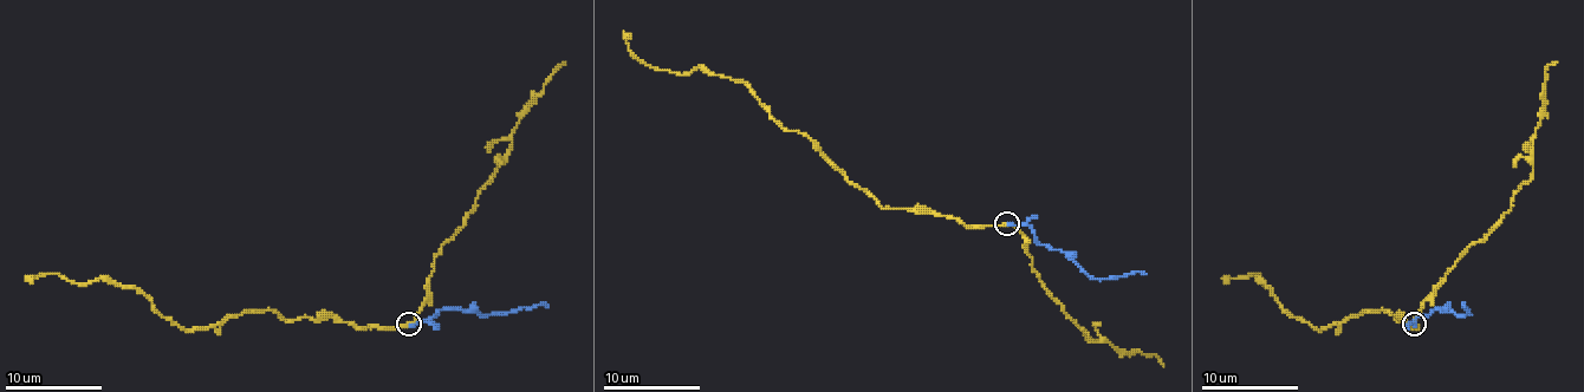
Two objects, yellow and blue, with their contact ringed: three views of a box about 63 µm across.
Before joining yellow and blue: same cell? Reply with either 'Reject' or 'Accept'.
Reject

